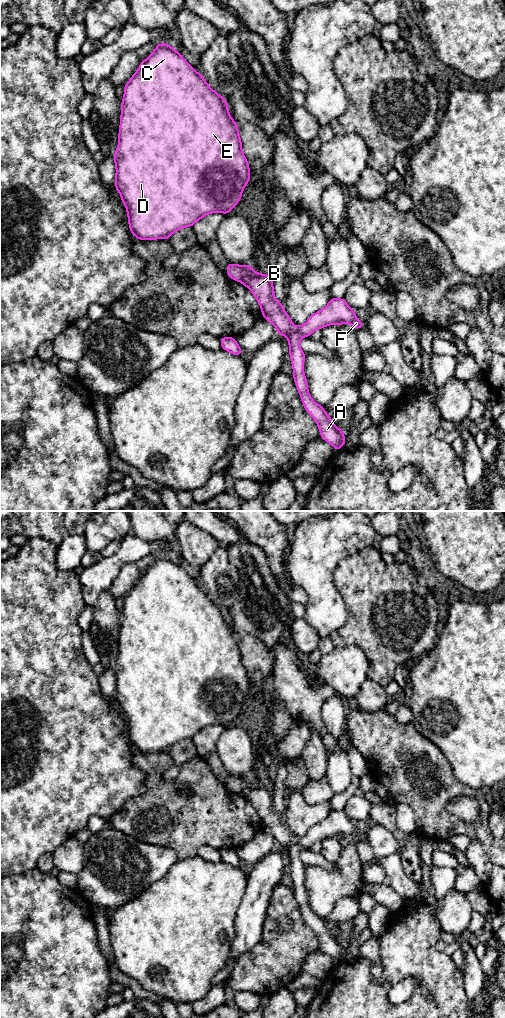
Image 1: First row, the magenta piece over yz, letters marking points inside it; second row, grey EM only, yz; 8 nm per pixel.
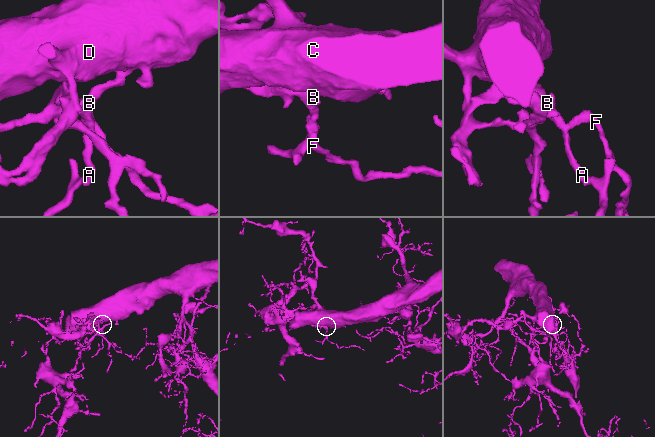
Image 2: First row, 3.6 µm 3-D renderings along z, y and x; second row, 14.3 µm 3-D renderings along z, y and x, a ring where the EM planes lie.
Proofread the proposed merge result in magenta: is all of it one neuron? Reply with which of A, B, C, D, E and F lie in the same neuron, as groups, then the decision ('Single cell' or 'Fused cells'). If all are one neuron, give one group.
Groups: A B F / C D E. Fused cells

